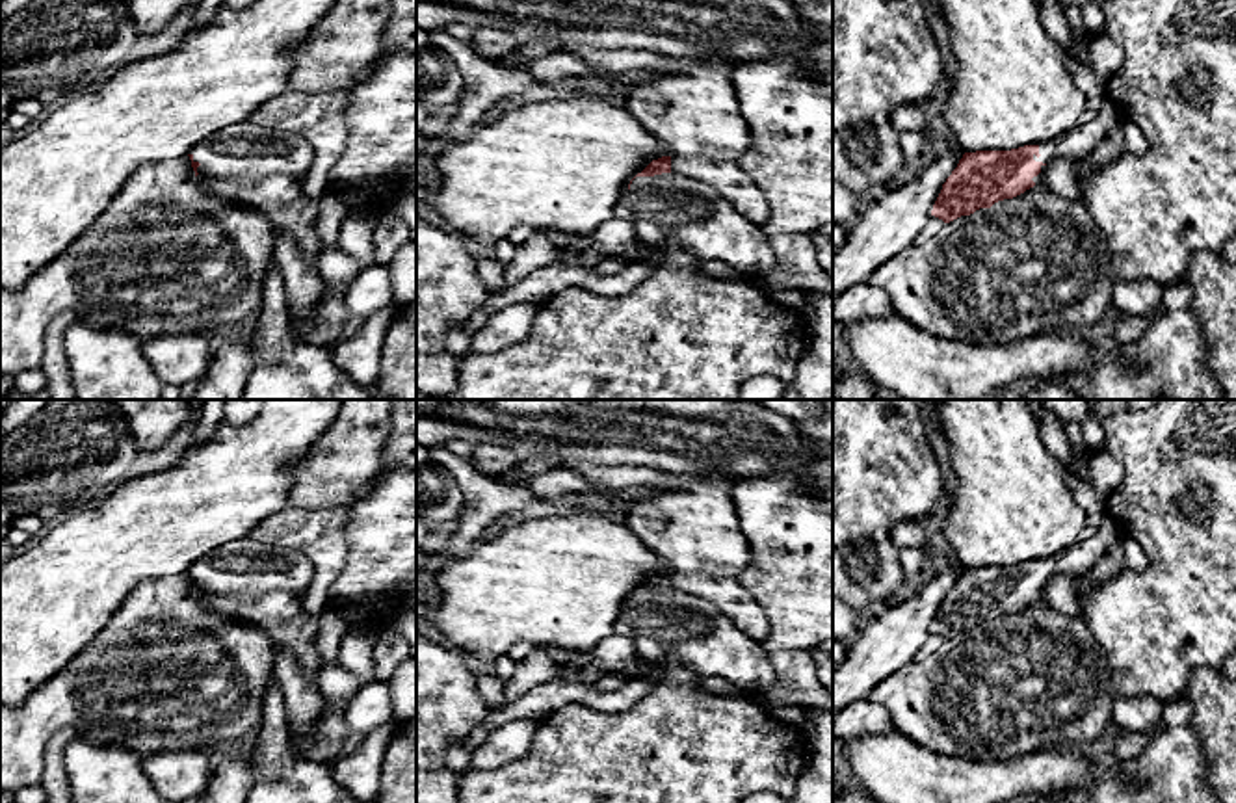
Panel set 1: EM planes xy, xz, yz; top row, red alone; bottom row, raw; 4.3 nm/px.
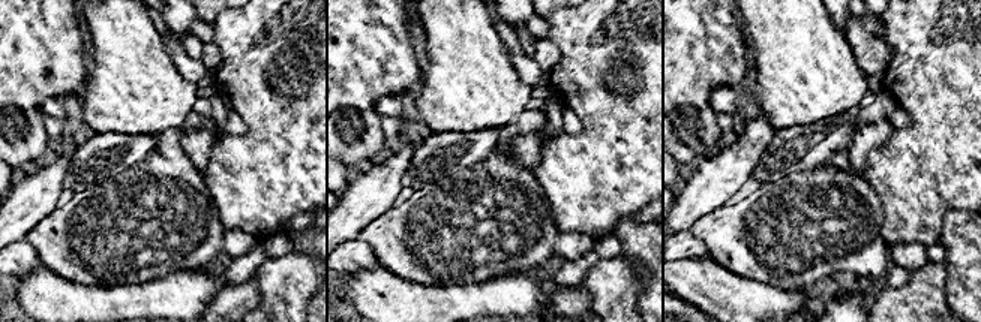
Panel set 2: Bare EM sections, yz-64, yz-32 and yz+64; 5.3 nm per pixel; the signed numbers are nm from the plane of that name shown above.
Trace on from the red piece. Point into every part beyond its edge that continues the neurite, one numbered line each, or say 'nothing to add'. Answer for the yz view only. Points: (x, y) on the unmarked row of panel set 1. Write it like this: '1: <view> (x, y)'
1: yz (1047, 567)

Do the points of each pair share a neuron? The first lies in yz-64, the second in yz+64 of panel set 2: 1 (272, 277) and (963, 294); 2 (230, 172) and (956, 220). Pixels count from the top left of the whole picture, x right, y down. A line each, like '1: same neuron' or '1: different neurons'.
1: different neurons
2: different neurons

